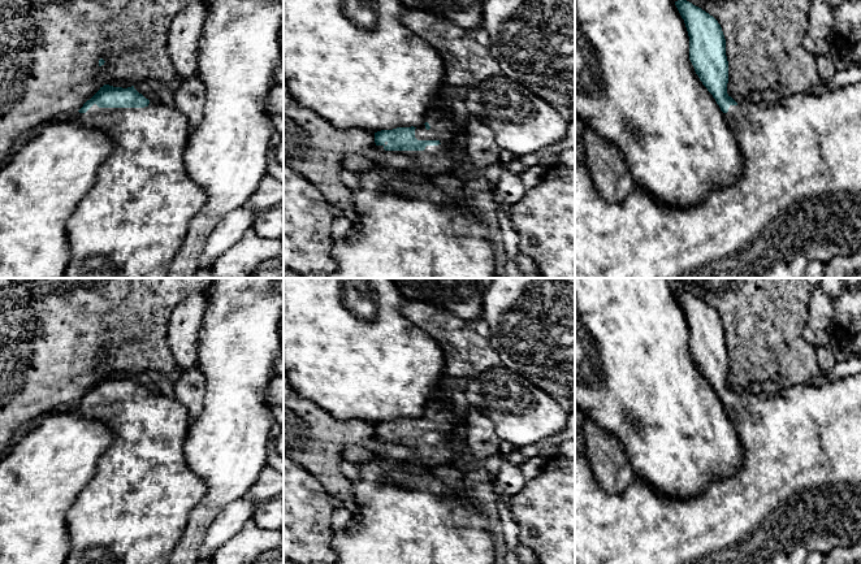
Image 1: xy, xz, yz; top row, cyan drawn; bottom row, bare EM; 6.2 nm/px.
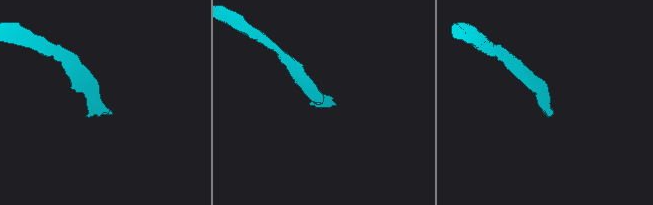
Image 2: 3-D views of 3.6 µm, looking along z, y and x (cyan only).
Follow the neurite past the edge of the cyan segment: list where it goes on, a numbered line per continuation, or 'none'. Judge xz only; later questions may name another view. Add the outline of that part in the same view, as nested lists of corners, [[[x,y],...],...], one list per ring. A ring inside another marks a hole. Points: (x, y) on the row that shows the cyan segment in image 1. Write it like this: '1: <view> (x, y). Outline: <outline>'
1: xz (402, 230). Outline: [[[442,94],[433,104],[425,125],[415,129],[417,140],[438,140],[438,146],[427,146],[424,151],[385,151],[376,146],[373,159],[377,169],[359,172],[360,187],[352,191],[356,220],[346,235],[333,242],[332,257],[338,269],[328,278],[494,278],[497,257],[497,237],[480,220],[480,211],[468,198],[449,200],[433,183],[437,175],[459,175],[467,169],[467,160],[457,156],[455,148],[460,138],[466,138],[466,125],[460,126],[449,117],[446,97]],[[420,170],[425,182],[416,185],[404,181],[402,172]]]

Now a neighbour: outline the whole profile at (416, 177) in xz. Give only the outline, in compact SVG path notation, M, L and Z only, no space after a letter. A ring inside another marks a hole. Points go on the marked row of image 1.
M412 170L412 172L402 172L401 177L404 181L416 183L416 185L421 185L425 182L425 175L420 172L420 170Z

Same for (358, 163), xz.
M347 153L342 161L342 166L347 172L363 172L367 169L377 169L373 156L364 156L359 153Z

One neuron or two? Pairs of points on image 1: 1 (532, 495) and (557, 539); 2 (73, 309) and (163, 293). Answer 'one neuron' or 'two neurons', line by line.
1: one neuron
2: one neuron

